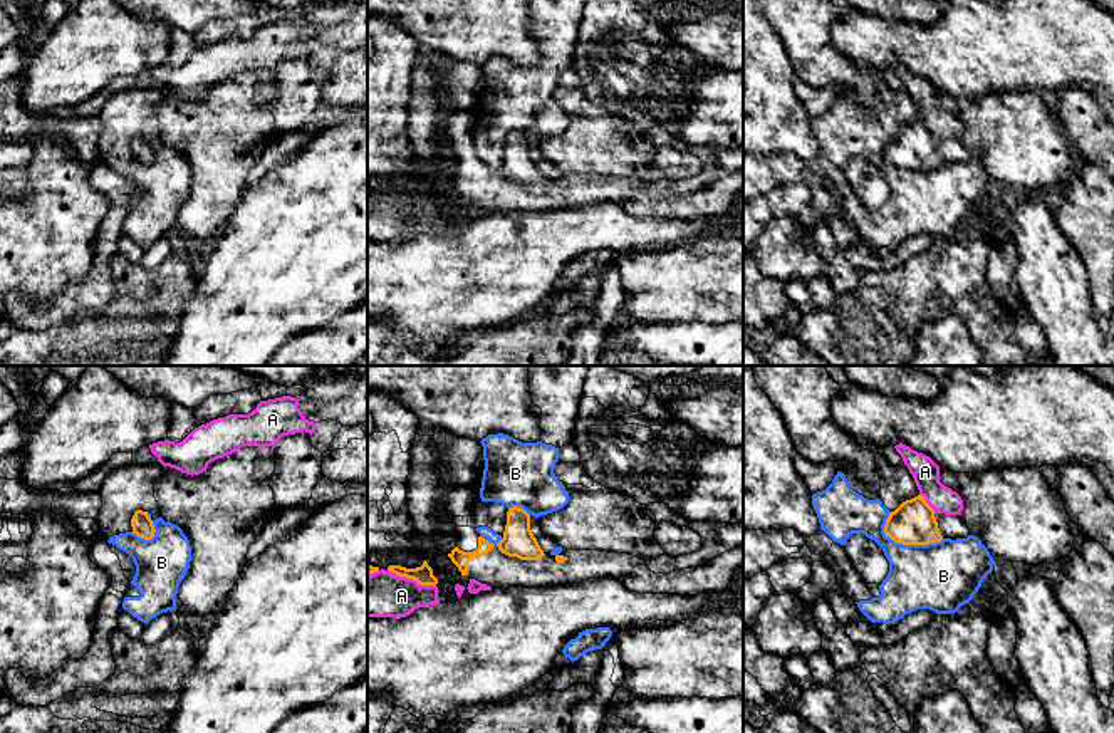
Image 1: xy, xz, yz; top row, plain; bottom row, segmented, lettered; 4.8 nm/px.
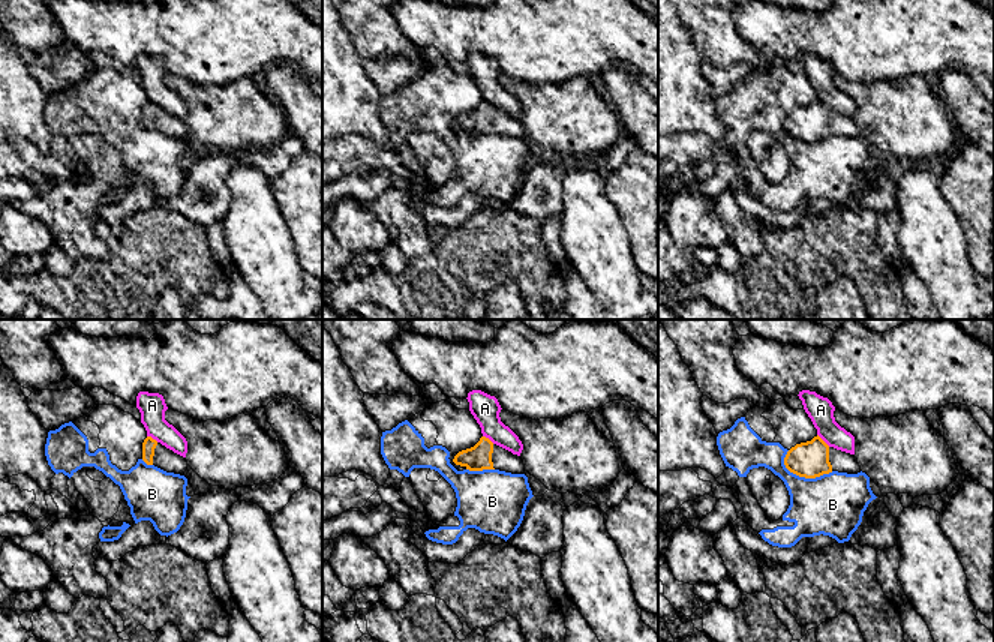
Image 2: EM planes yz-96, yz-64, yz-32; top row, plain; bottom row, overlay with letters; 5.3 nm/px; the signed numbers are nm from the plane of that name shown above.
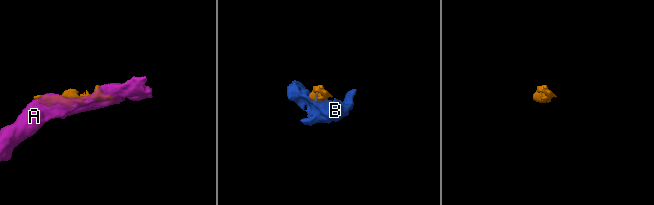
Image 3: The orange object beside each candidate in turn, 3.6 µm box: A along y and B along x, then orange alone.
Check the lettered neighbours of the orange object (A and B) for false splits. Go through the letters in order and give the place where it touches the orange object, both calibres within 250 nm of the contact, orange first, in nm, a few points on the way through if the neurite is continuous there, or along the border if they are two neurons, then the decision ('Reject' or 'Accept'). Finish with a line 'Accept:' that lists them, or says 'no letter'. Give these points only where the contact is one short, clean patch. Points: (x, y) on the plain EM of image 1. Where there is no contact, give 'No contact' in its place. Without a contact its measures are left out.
A: Touches orange at xz (411, 202). Thickness 90 nm (orange) against 220 nm. Reject
B: Touches orange at yz (911, 168). Thickness 220 nm (orange) against 320 nm. Reject
Accept: no letter

